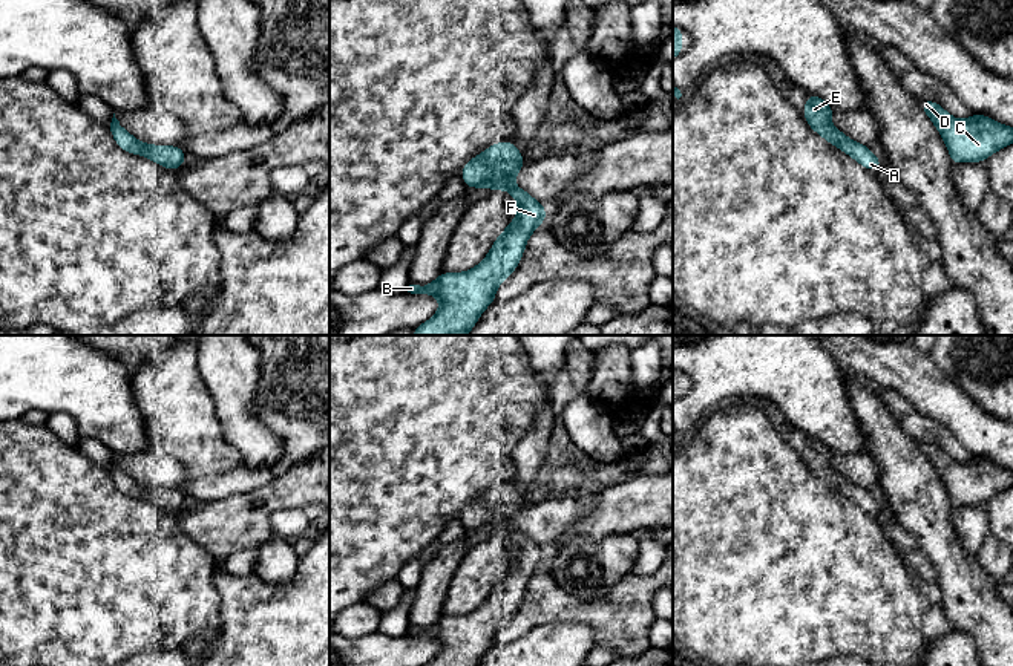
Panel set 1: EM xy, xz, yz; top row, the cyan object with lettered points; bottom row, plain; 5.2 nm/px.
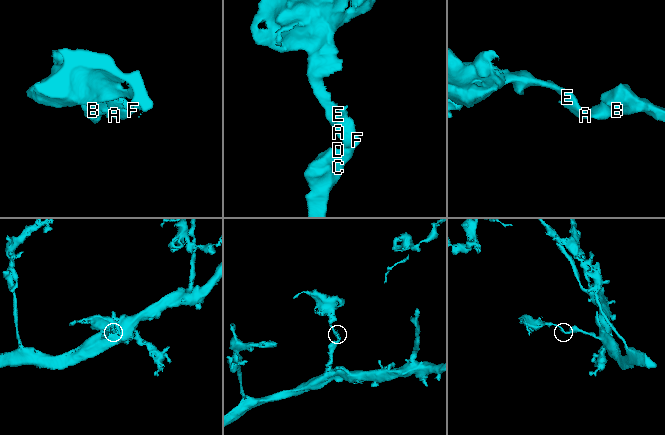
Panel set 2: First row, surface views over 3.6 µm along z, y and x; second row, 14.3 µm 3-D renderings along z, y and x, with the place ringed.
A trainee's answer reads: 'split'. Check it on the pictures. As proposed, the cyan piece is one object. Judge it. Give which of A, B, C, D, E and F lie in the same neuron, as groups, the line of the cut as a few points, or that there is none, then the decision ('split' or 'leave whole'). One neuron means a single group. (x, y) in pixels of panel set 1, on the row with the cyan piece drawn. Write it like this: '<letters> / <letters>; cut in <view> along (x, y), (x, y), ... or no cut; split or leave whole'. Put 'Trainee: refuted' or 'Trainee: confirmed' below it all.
A B C D E F; no cut; leave whole
Trainee: refuted

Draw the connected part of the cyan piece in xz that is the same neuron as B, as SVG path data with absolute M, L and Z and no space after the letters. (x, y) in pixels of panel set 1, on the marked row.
M498 141L463 165L461 179L466 187L489 187L490 193L507 190L520 208L475 268L464 273L443 271L428 285L408 286L411 294L428 294L440 300L435 315L415 326L412 335L467 335L483 311L495 302L500 283L520 265L530 234L547 216L543 204L512 182L523 167L523 153L512 141Z

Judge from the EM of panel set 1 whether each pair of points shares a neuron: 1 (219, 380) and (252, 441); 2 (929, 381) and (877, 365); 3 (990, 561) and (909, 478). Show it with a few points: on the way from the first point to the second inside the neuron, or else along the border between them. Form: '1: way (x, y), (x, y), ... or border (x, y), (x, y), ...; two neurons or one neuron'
1: way (233, 395), (235, 412), (241, 426); one neuron
2: way (917, 377), (898, 365), (889, 365); one neuron
3: border (976, 556), (981, 567), (996, 582); two neurons

